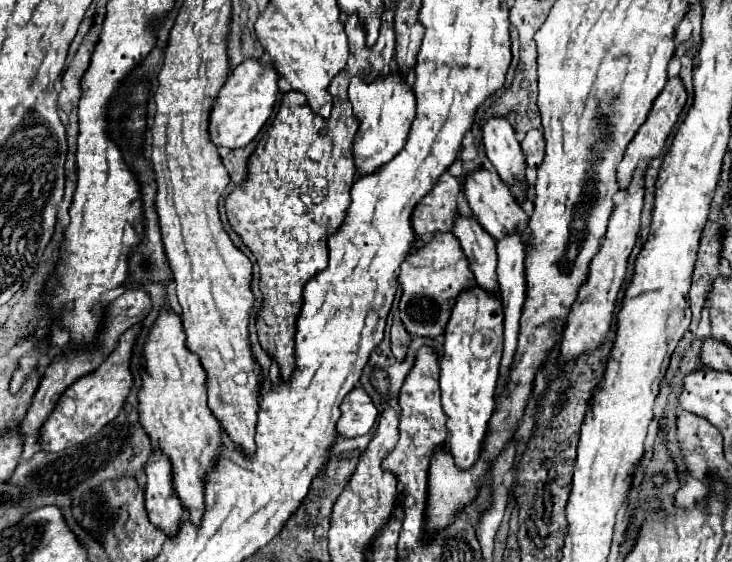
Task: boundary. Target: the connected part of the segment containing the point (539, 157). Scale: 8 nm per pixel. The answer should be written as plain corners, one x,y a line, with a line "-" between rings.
528,131
526,139
522,141
522,151
526,157
526,165
530,169
540,167
540,163
544,161
544,137
540,131

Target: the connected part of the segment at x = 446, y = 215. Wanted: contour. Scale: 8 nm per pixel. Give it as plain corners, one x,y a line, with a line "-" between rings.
444,173
436,181
436,187
432,187
432,191
426,195
426,199
420,199
420,203
414,207
414,211
412,211
414,233
418,237
424,237
424,235
436,233
436,231
452,231
452,227
454,227
454,215
458,211
458,205
456,205
458,193
460,193
460,183
450,173

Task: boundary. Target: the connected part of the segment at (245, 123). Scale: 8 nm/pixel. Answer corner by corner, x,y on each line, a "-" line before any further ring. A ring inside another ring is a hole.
254,59
244,61
242,65
238,65
236,69
230,71
230,75
228,75
222,91
216,95
212,111
210,111
208,133
210,133
210,141
216,147
240,149
258,135
262,125
272,115
272,109
274,109
274,103
278,97
278,77
280,75
272,65
268,65
268,69
264,69

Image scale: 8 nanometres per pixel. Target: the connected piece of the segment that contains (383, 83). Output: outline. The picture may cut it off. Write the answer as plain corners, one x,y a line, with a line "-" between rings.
394,73
388,77
378,77
370,83
365,82
360,75
354,76
348,87
348,98
354,107
354,115
360,121
352,147
356,175
370,175
402,151
416,115
416,97
402,77

